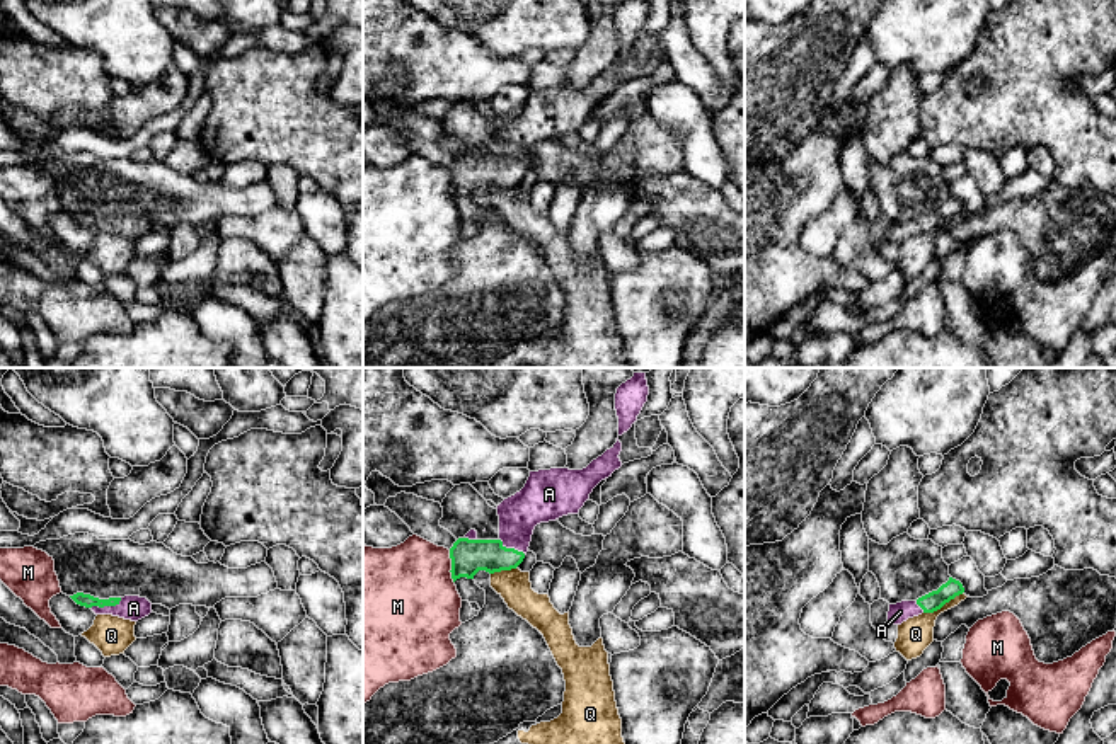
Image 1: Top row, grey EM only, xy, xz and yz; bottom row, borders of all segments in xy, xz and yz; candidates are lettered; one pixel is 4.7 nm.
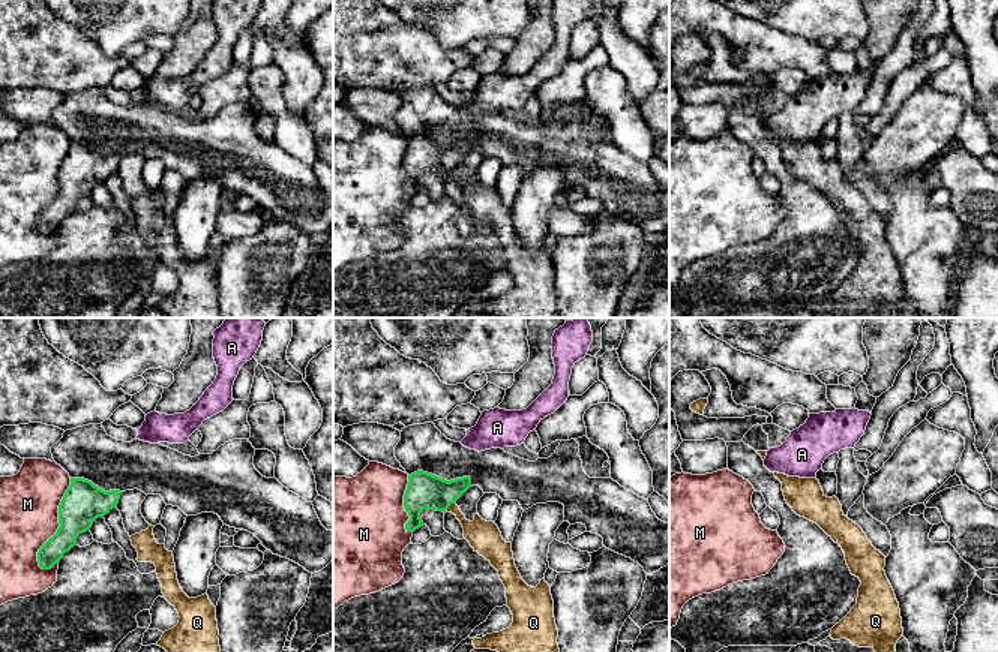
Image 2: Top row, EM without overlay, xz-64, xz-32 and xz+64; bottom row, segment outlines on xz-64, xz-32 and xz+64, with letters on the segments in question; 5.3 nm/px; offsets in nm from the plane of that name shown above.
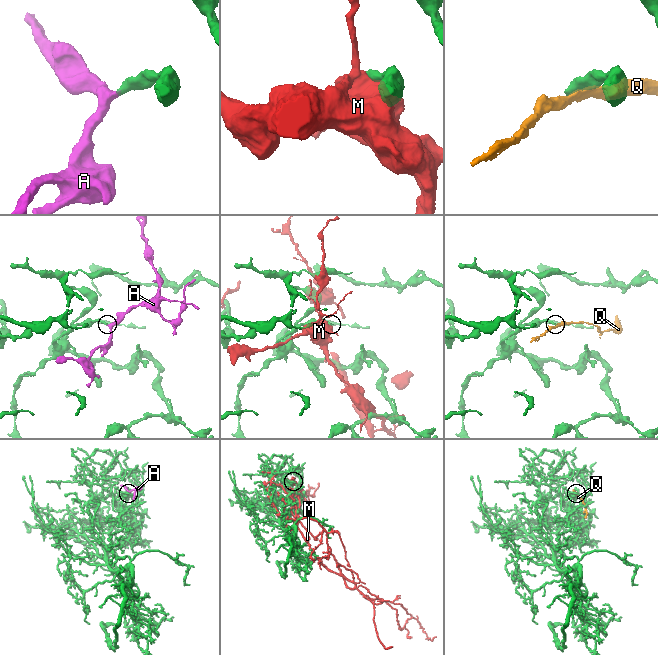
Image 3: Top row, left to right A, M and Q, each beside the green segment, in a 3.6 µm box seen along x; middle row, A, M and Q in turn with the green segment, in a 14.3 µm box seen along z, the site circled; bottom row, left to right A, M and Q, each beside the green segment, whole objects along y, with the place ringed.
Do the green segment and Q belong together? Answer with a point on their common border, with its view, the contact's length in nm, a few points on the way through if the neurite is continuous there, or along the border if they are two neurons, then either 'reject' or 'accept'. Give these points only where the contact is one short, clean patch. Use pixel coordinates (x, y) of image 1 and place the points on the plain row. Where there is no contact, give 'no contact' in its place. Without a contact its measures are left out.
contact yz (943, 223); length 220 nm; border yz (963, 210), (939, 227), (924, 232); reject

